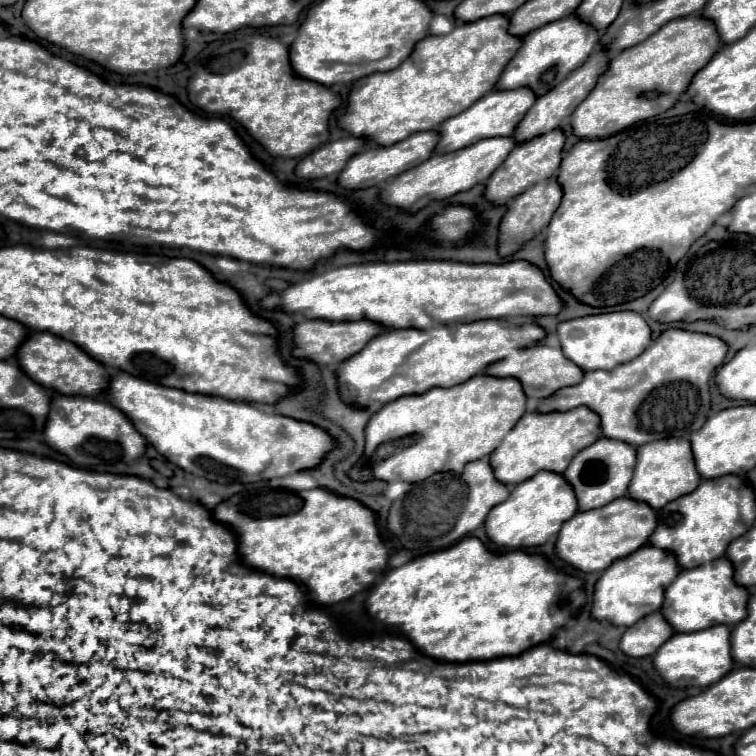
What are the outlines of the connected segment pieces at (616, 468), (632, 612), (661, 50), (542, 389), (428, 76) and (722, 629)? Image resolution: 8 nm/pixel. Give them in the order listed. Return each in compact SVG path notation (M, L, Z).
M599 438L597 442L593 442L589 448L581 450L571 460L569 468L563 472L563 478L571 484L571 488L575 492L579 512L585 512L585 510L601 508L601 506L609 504L609 500L617 500L621 496L625 496L627 486L633 476L633 466L635 466L635 448L633 446L619 442L619 440Z
M641 546L637 552L629 554L627 558L615 560L595 582L593 590L593 606L591 606L591 618L597 622L609 622L613 626L633 626L643 616L657 612L661 608L661 596L665 594L665 588L673 582L673 576L677 576L677 564L675 556L659 550L655 546Z
M697 16L677 18L663 24L647 40L609 60L607 70L597 78L593 90L571 114L573 134L587 140L609 138L635 122L663 114L685 92L685 84L689 84L693 72L697 72L719 46L713 28L709 28L705 20L697 20Z
M531 344L527 348L521 348L521 350L515 350L513 354L505 356L503 360L499 362L493 362L485 368L485 374L489 376L497 376L497 378L517 378L523 386L523 392L527 396L527 400L531 404L535 404L537 400L541 398L547 398L551 396L553 392L557 392L559 388L565 388L565 386L573 386L573 384L579 384L581 382L581 376L583 376L583 370L577 368L571 360L567 360L561 352L559 346L549 346L549 344Z
M497 14L457 24L447 36L425 36L395 70L375 72L353 82L347 110L337 118L339 128L377 146L391 146L415 132L437 130L441 120L461 114L493 90L493 80L521 46L521 38L507 34L507 24L509 20Z
M723 624L691 632L691 634L673 634L653 656L653 668L659 676L671 686L697 686L705 688L705 684L713 684L713 680L721 680L725 672L733 668L731 658L731 630Z

